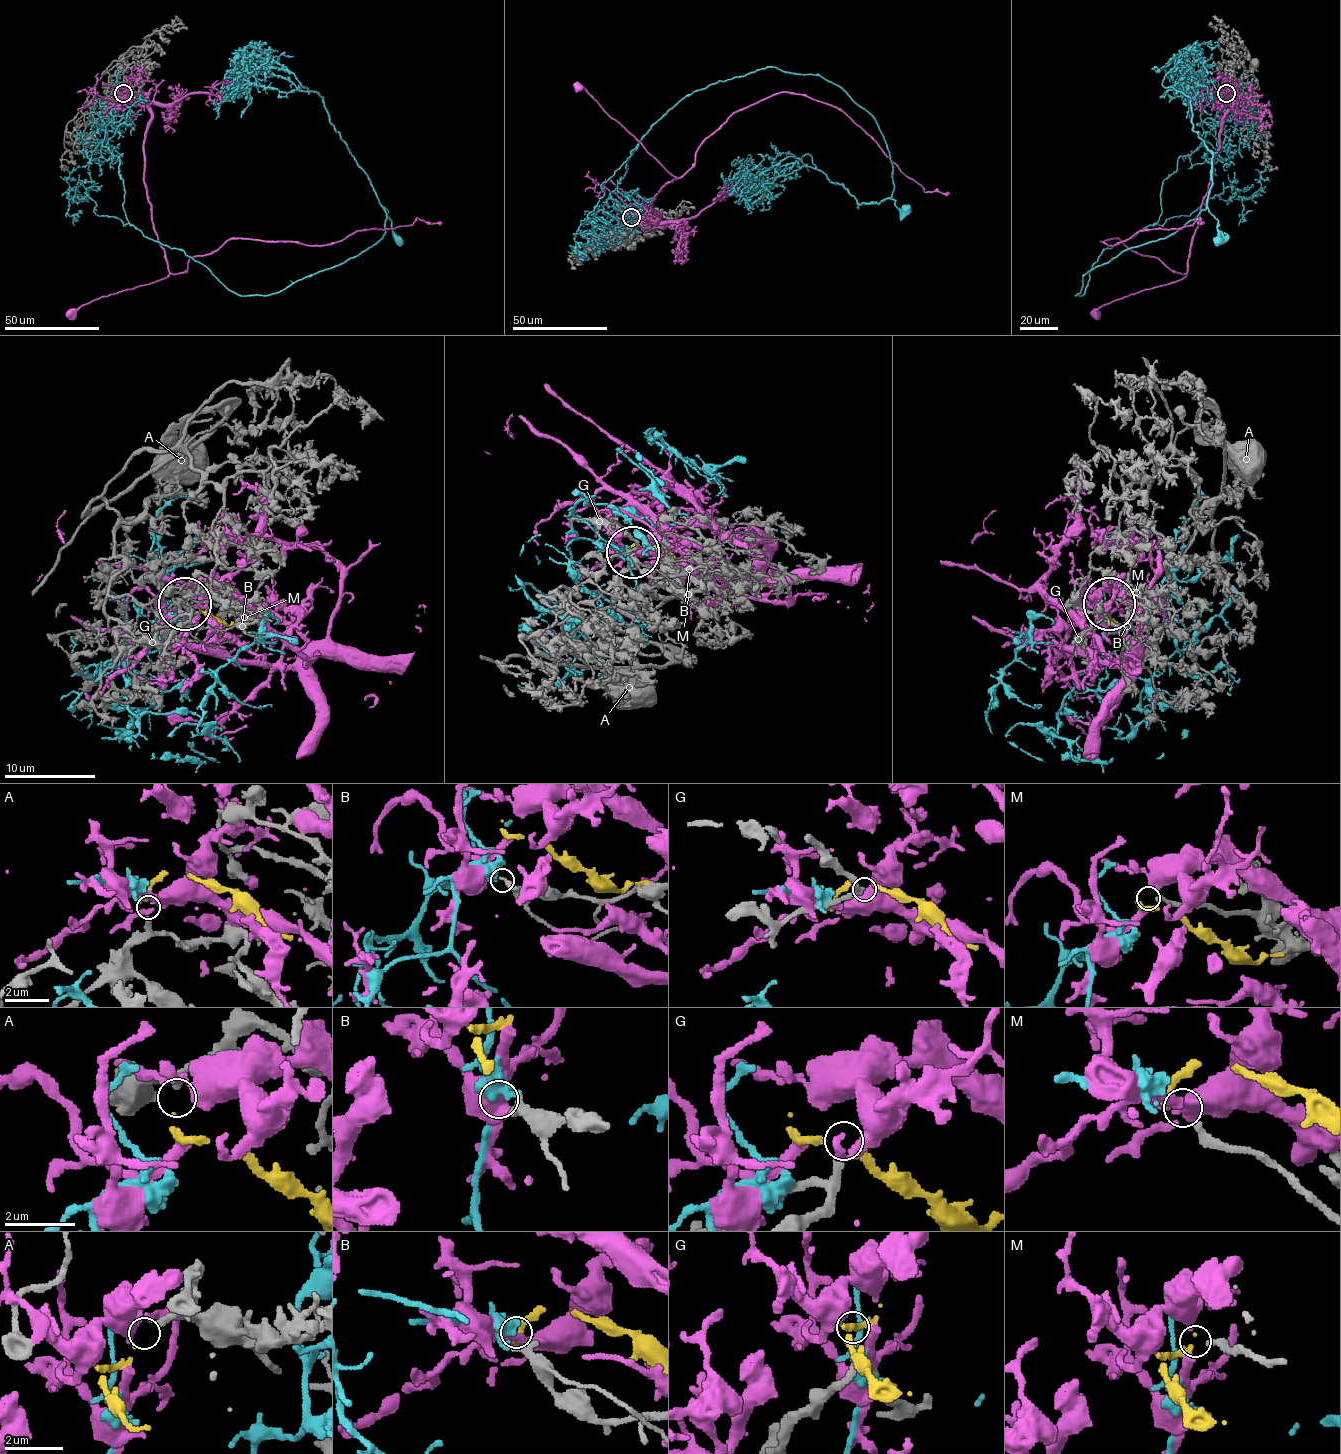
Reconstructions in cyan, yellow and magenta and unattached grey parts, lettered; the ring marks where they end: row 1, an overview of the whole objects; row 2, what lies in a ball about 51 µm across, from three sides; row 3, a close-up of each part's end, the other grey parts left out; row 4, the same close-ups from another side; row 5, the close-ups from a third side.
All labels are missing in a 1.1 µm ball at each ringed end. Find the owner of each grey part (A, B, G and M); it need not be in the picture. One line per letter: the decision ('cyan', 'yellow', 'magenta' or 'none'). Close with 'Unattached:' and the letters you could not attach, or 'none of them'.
A: yellow
B: cyan
G: none
M: none
Unattached: G, M

